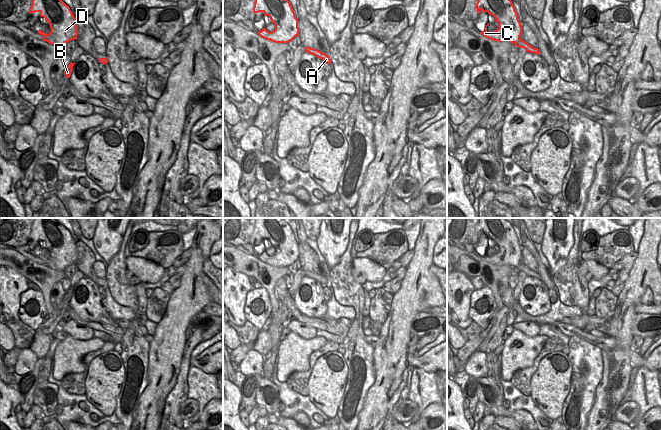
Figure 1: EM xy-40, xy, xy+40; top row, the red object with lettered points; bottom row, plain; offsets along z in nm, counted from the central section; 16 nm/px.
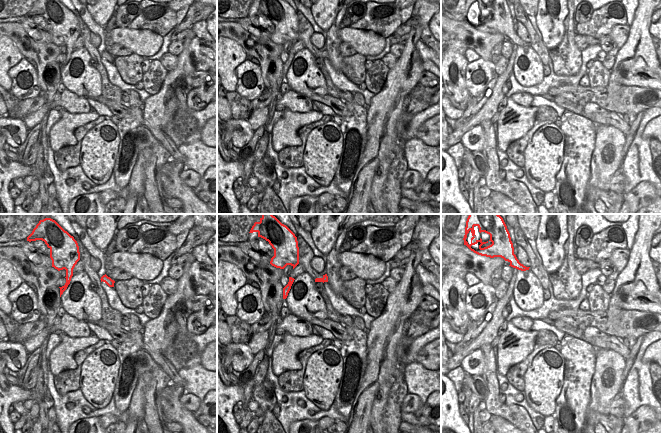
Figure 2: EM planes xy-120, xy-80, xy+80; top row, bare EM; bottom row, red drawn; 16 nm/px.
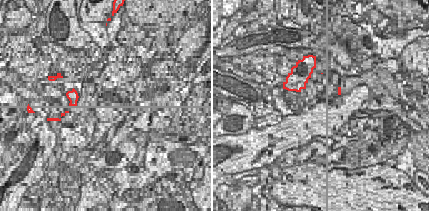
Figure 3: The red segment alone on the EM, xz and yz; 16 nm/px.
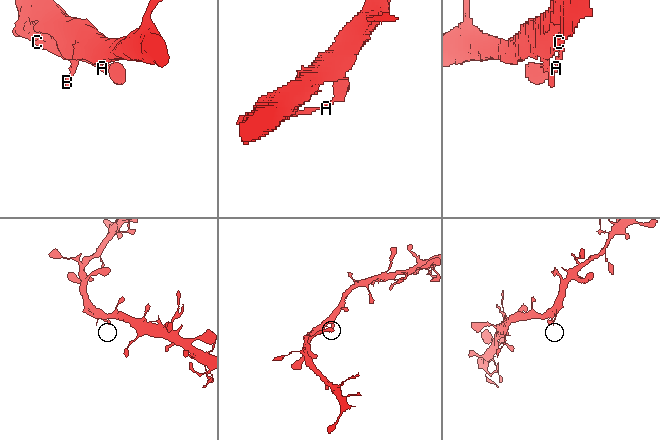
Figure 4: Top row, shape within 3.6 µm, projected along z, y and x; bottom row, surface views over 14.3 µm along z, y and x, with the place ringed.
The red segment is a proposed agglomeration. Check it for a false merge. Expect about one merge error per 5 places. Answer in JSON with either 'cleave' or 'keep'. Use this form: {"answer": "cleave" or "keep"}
{"answer": "keep"}

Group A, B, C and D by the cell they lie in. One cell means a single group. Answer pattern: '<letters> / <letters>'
A B C D

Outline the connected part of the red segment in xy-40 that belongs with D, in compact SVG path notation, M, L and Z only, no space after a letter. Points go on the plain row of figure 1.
M35 218L29 237L35 236L39 236L51 252L49 258L38 255L44 261L42 265L64 271L67 266L77 264L76 242L69 230L55 218Z

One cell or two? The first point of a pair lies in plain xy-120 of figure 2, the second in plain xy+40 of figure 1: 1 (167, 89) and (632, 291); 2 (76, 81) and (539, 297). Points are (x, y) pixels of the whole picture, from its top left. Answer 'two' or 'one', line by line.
1: one
2: one

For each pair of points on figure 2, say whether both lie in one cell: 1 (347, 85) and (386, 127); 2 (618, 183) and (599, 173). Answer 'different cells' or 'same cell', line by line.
1: different cells
2: different cells

